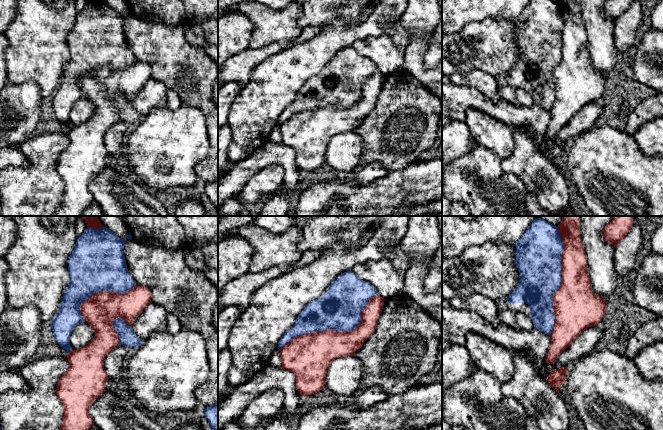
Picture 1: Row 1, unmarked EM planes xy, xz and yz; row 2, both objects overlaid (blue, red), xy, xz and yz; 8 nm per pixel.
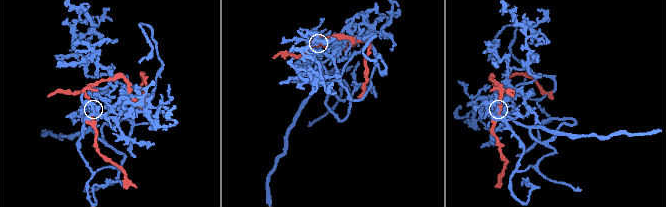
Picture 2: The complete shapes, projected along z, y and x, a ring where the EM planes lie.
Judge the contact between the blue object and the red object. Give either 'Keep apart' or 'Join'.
Keep apart

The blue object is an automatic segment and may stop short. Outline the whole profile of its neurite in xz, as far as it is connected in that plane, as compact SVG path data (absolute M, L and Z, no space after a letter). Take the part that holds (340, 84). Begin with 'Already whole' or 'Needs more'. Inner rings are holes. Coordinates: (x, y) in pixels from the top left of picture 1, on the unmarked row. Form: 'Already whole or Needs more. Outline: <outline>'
Already whole. Outline: M351 46L339 51L321 73L305 82L296 94L294 102L279 116L278 125L304 110L325 106L349 108L355 105L362 97L364 84L377 70L377 65L373 61L358 54Z

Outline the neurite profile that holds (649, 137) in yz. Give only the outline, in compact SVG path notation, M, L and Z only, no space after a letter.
M663 117L645 123L634 138L645 154L663 156Z

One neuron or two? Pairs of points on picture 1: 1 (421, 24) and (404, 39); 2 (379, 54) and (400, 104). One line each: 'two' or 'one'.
1: two
2: two

